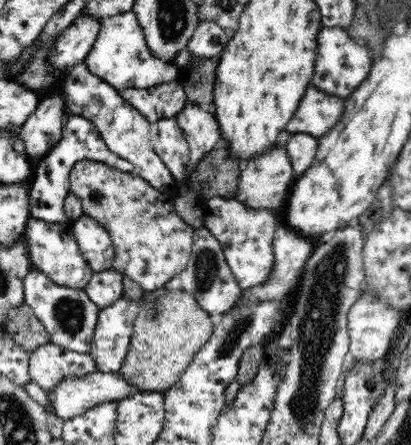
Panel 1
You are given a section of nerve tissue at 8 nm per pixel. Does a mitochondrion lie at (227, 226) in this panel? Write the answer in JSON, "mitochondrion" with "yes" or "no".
{"mitochondrion":"yes"}

